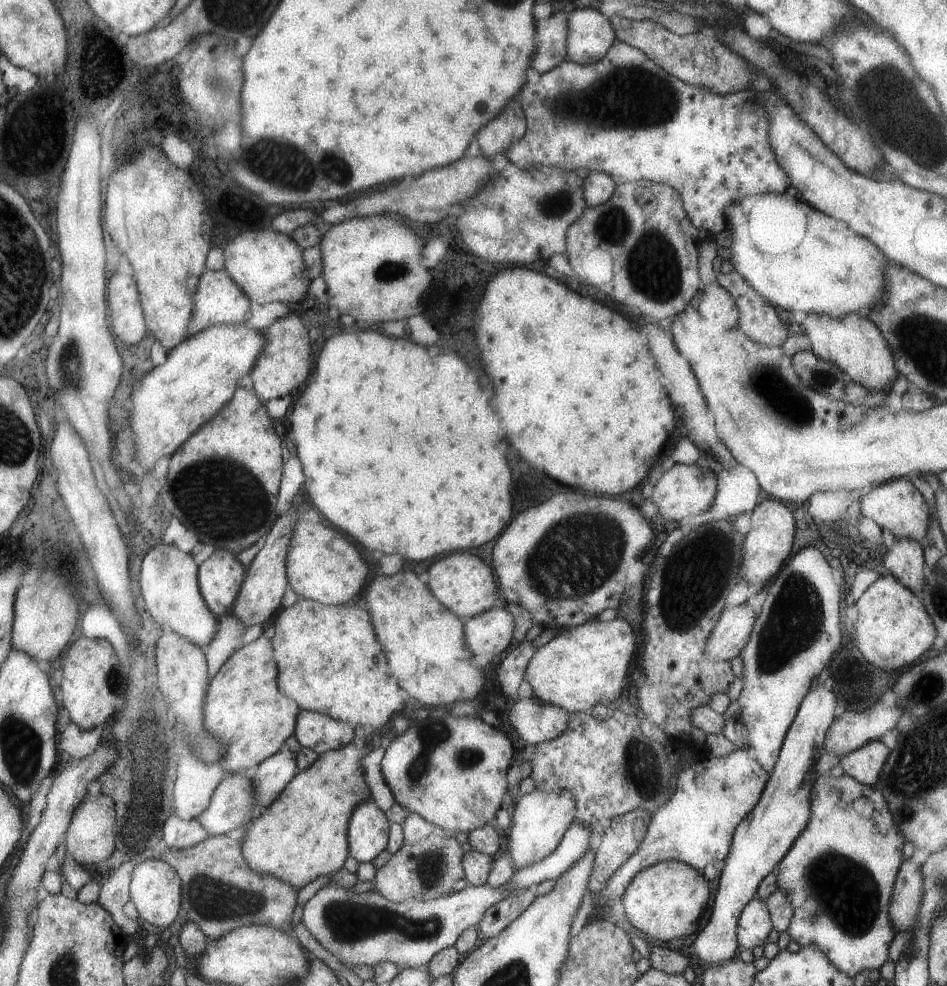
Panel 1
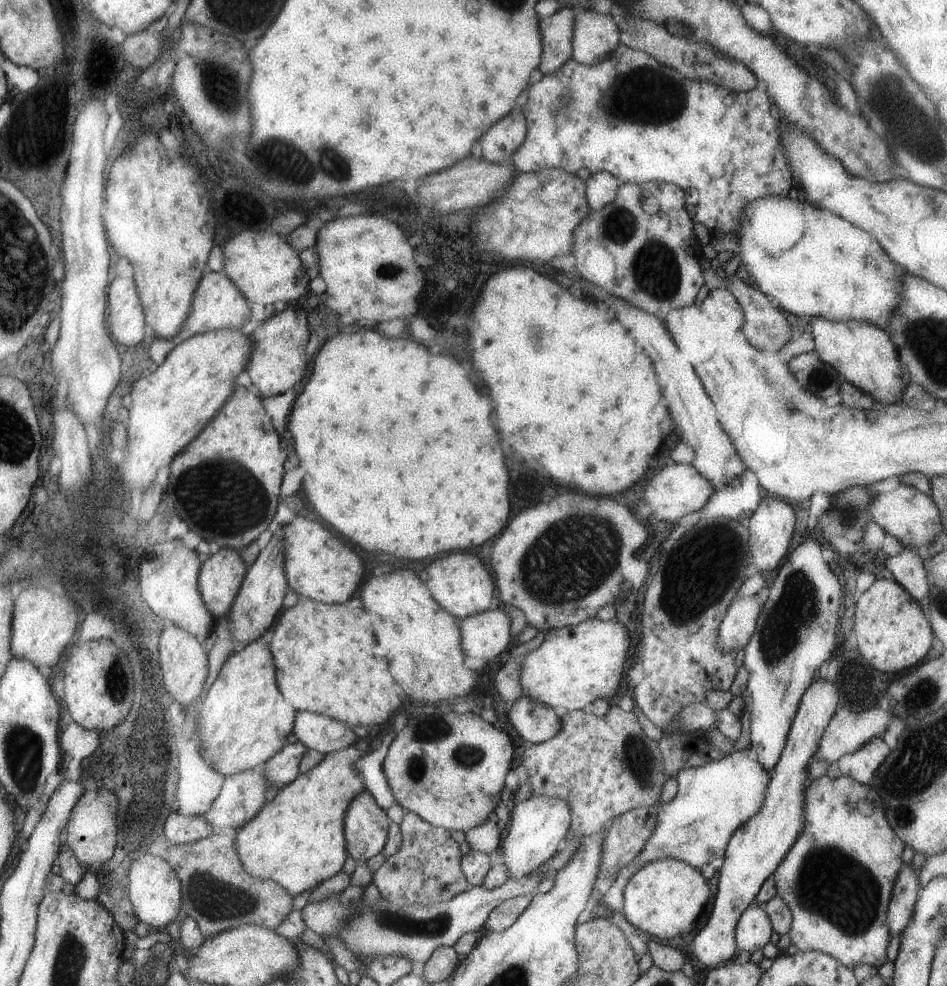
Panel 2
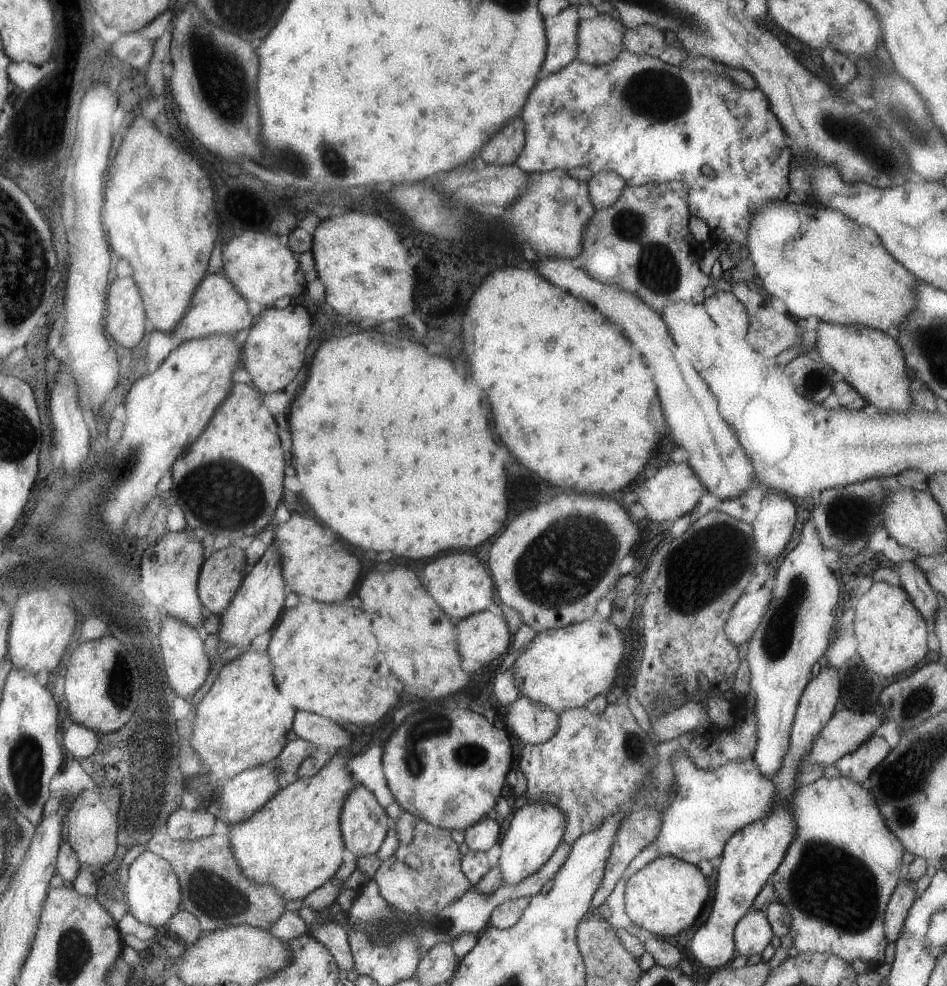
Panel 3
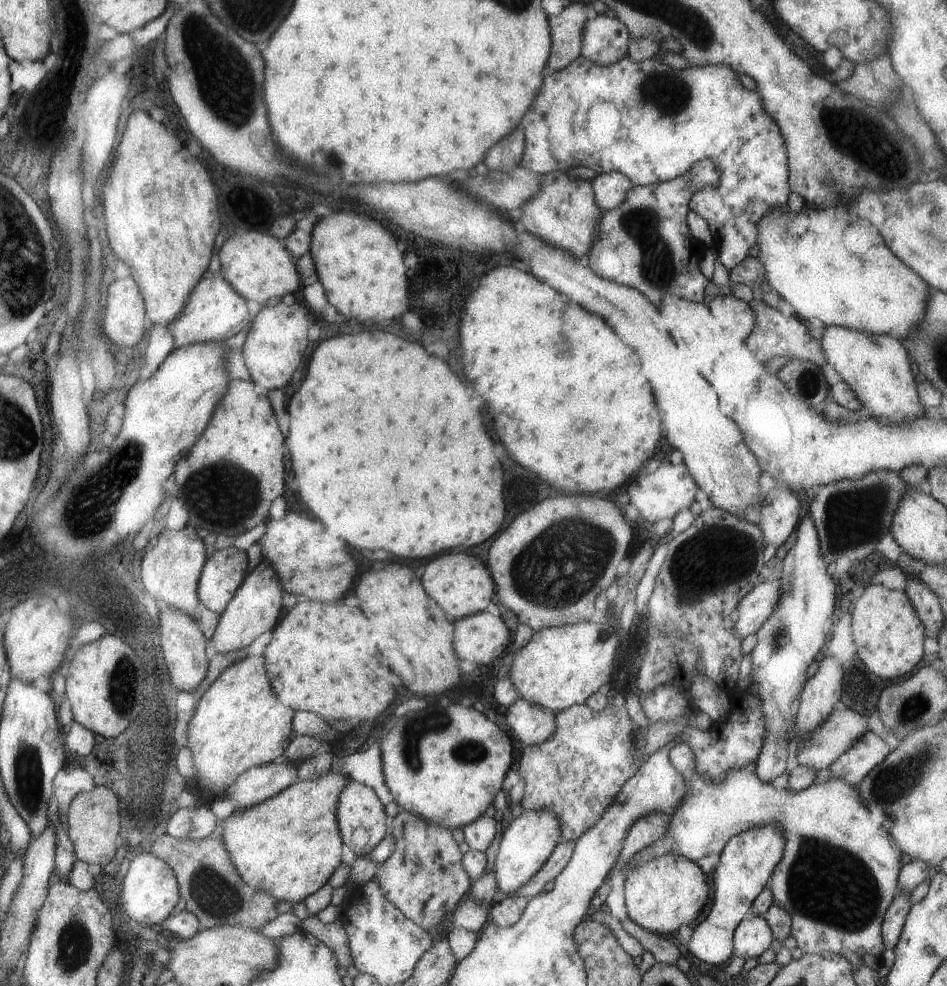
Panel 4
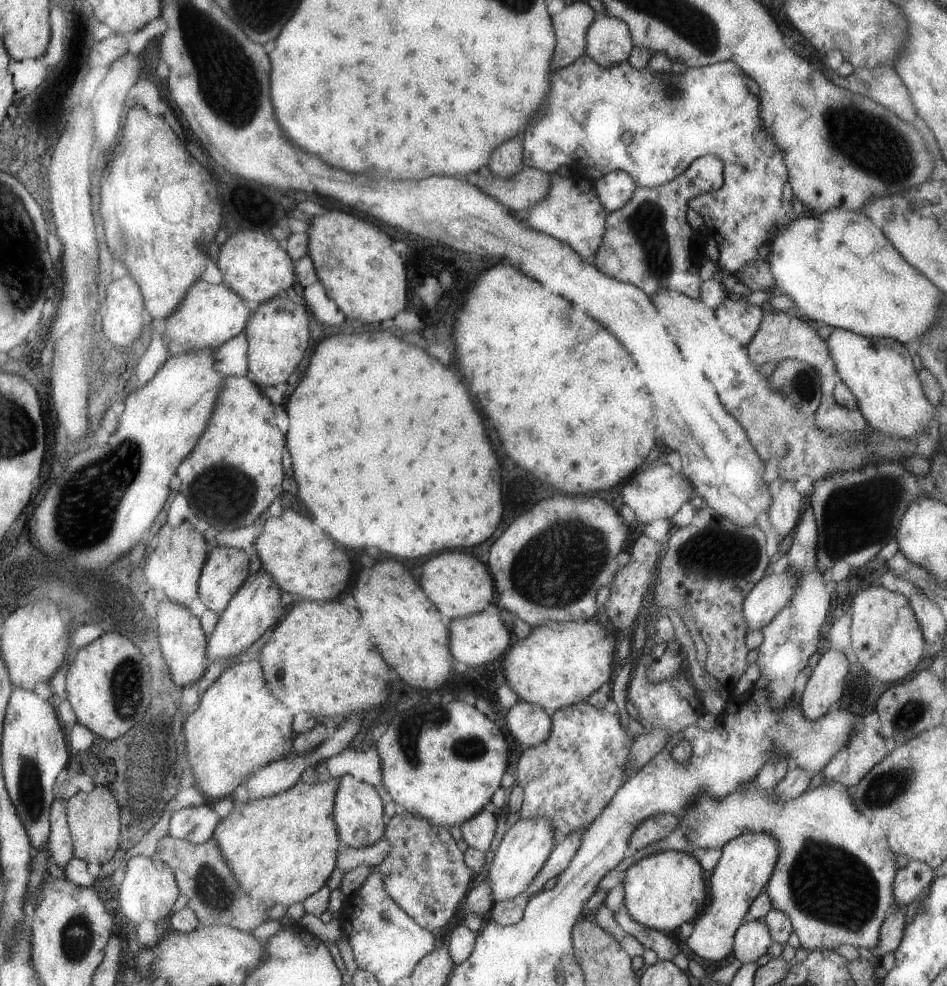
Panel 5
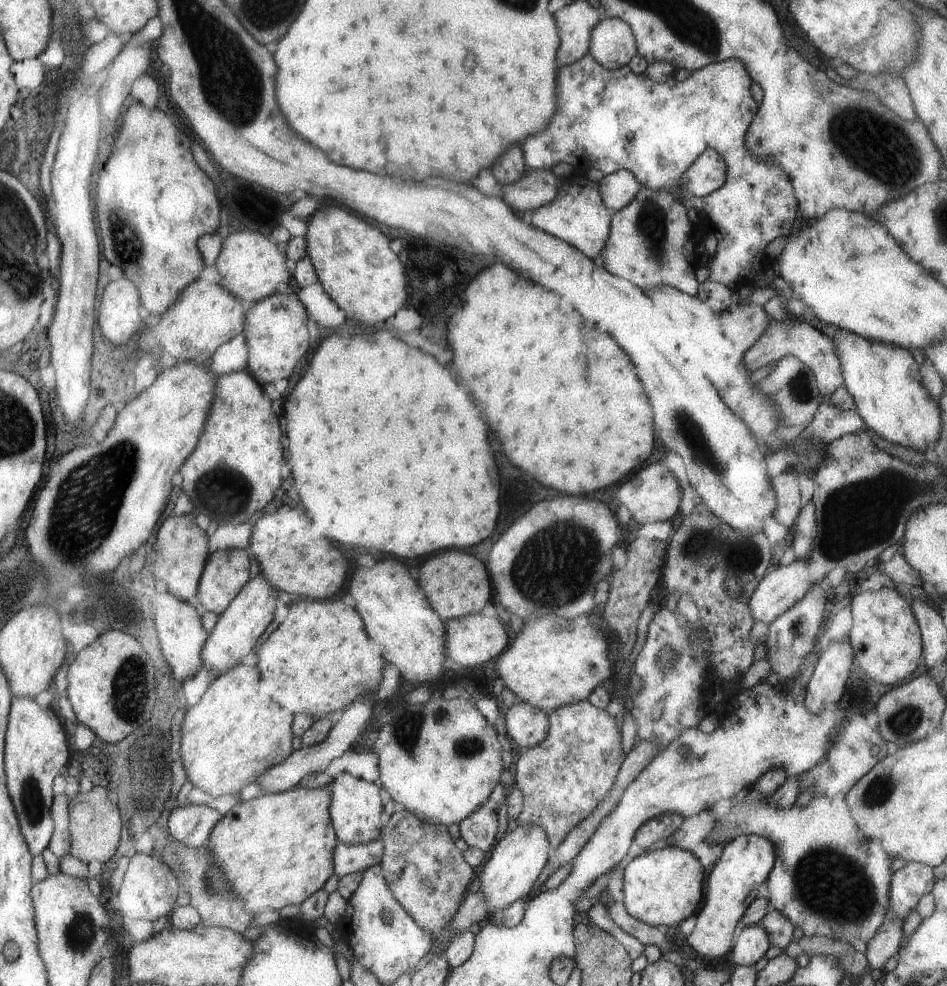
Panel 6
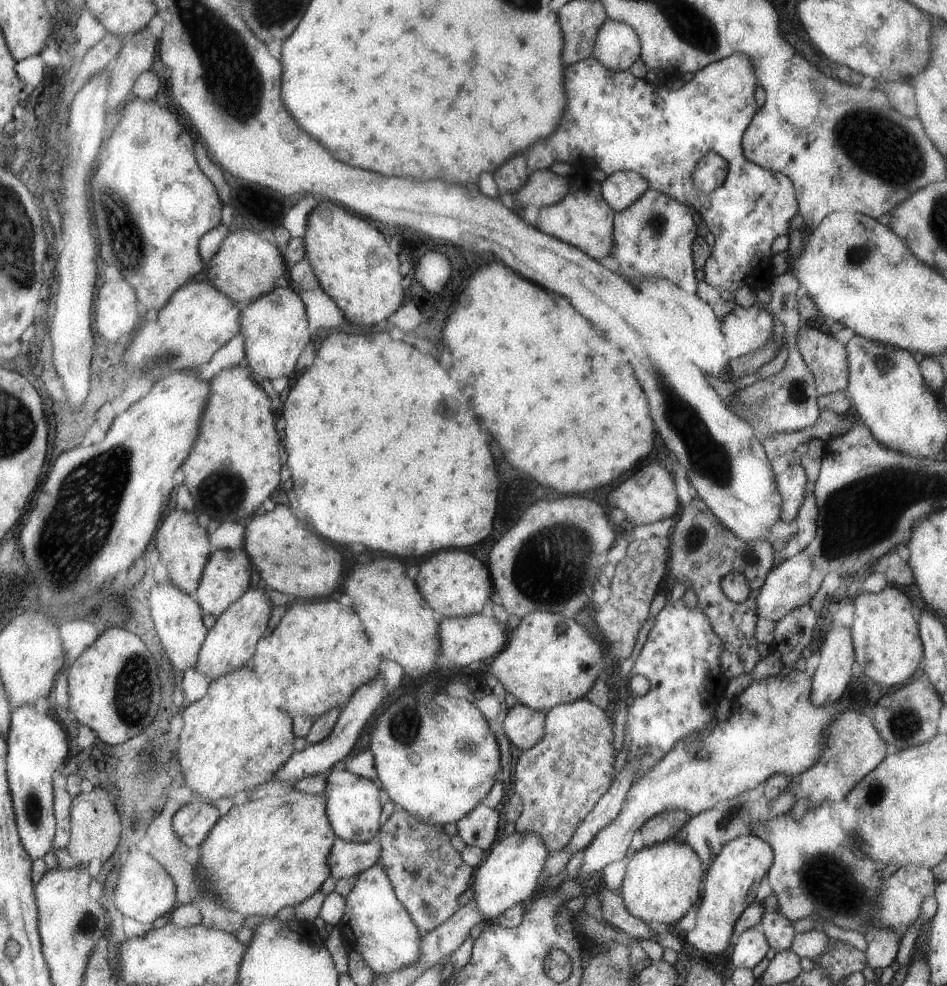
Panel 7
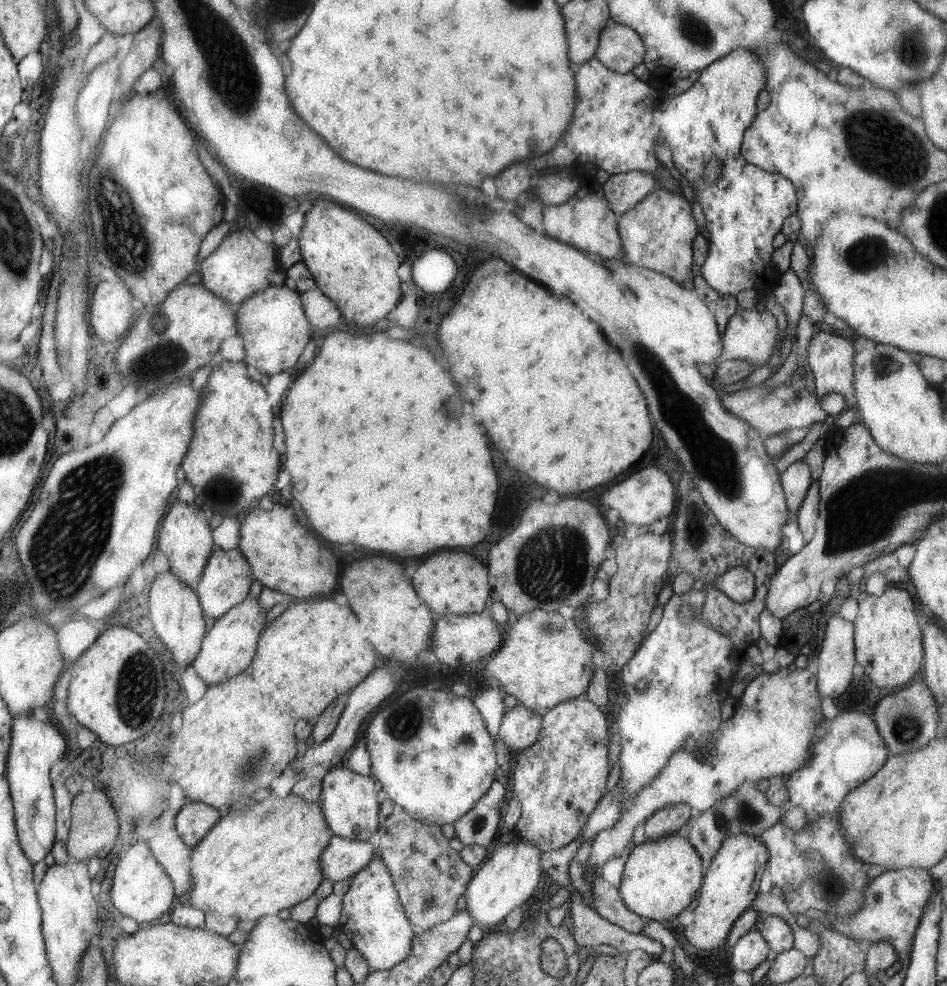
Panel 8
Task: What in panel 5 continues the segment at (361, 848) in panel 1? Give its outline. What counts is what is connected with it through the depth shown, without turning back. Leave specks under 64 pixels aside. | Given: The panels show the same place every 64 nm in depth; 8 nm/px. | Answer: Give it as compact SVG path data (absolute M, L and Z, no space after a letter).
M347 774L341 778L337 802L335 802L335 822L343 844L347 844L349 848L371 848L379 844L387 832L385 818L387 818L387 808L377 786L369 782L361 782L353 774Z

